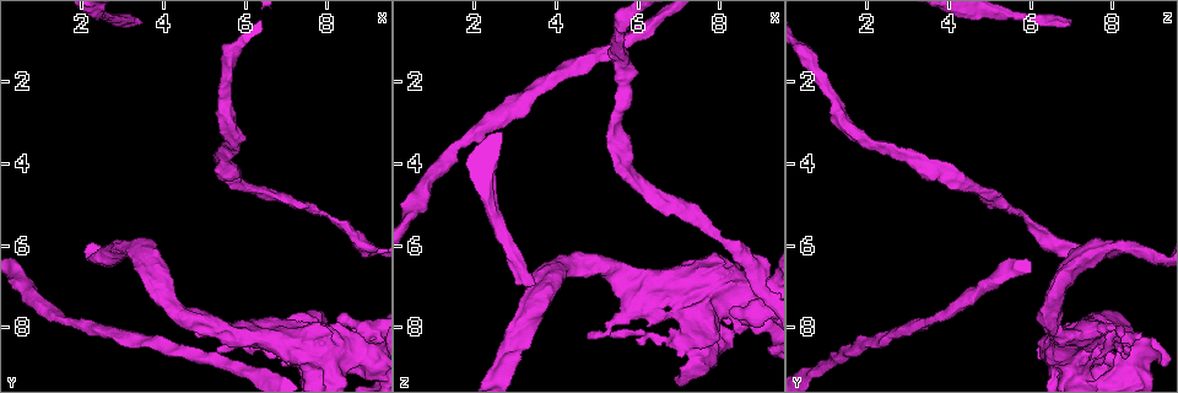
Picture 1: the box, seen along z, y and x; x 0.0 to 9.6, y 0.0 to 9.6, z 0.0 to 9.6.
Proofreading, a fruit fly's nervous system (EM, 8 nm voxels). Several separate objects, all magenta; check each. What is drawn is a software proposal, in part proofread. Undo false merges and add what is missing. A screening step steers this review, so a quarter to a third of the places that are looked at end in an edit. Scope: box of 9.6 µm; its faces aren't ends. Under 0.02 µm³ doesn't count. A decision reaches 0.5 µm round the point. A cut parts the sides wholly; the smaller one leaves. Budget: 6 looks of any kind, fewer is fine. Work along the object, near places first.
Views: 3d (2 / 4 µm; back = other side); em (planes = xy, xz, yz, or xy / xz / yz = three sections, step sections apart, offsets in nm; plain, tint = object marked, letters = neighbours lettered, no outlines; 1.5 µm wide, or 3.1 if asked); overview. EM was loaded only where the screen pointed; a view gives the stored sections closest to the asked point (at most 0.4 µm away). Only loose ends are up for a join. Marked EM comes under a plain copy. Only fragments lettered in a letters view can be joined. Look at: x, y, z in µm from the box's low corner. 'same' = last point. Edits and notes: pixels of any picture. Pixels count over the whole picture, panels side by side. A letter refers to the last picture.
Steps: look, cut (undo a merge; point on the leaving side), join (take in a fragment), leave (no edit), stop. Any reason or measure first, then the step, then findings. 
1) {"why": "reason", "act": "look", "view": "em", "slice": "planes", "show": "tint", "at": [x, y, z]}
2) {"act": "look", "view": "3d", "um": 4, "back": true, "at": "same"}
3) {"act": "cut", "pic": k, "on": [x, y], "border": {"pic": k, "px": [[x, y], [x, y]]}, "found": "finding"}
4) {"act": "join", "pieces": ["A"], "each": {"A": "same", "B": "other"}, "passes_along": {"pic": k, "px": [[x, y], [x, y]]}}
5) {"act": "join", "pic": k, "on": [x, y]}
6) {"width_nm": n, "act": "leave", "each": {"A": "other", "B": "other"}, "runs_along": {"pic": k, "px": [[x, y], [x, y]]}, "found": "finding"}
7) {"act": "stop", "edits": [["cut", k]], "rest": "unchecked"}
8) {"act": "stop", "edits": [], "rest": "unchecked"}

{"why": "thin neck", "act": "look", "view": "3d", "um": 4, "at": [1.70, 7.90, 3.50]}

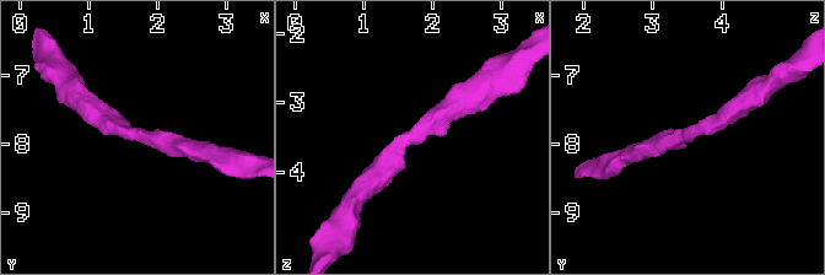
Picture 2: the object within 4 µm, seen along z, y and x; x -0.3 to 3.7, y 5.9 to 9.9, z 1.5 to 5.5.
{"arm_widths_nm": [280, 280], "act": "look", "view": "em", "slice": "planes", "show": "letters", "at": [1.70, 7.90, 3.50]}

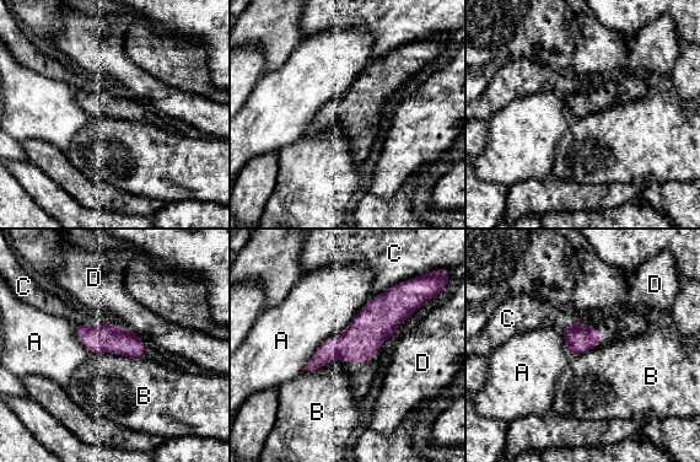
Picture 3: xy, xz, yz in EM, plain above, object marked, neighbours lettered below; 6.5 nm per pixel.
{"act": "leave", "each": {"A": "other", "B": "other", "C": "other", "D": "other"}, "runs_along": {"pic": 3, "px": [[410, 309], [389, 309], [308, 368]]}, "found": "all the same cell"}

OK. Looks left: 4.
{"why": "branch point", "act": "look", "view": "3d", "um": 4, "at": [6.15, 8.10, 7.35]}

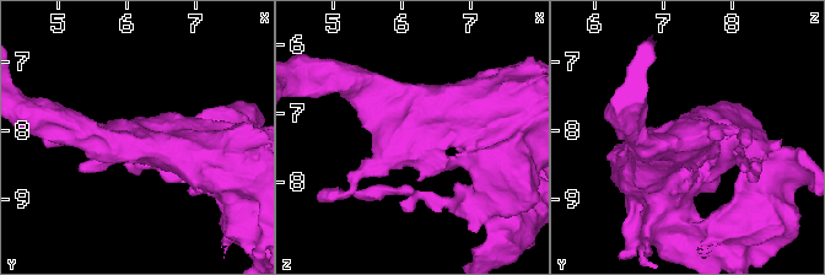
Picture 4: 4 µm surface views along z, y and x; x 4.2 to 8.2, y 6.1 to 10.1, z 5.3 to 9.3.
{"arms": 3, "arm_widths_nm": [220, 400, 750], "act": "look", "view": "em", "slice": "planes", "show": "letters", "at": [6.15, 8.10, 7.40]}

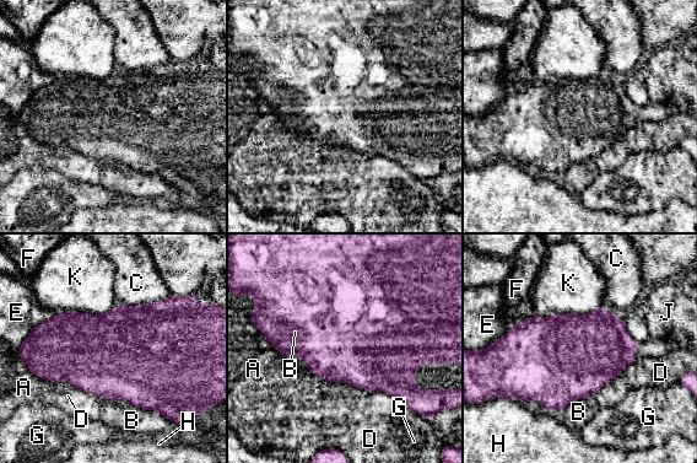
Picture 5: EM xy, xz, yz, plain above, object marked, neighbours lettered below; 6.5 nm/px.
{"act": "leave", "each": {"A": "other", "B": "other", "C": "other", "D": "other", "E": "other", "F": "other", "G": "other", "H": "other", "J": "other", "K": "other"}, "found": "all the same cell"}

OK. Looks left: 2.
{"why": "calibre changes", "act": "look", "view": "em", "slice": "xy", "step": 4, "show": "letters", "at": [8.55, 5.60, 6.20]}

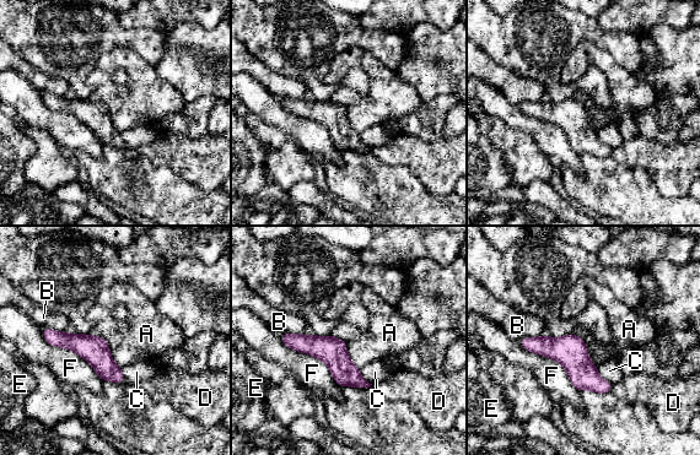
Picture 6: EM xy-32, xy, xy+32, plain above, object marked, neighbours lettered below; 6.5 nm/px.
{"act": "look", "view": "em", "slice": "planes", "show": "letters", "at": "same"}

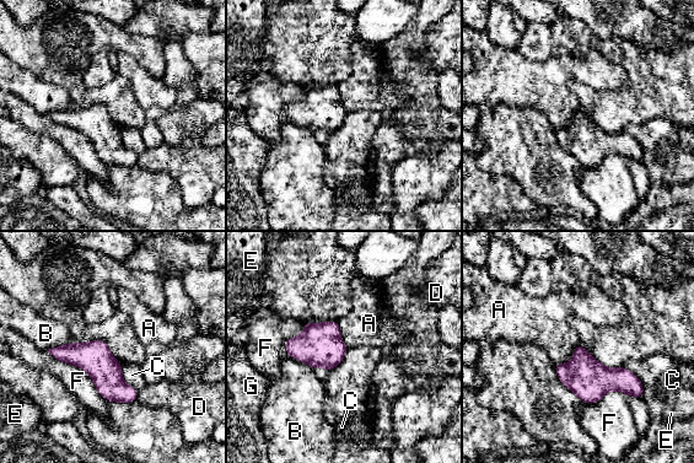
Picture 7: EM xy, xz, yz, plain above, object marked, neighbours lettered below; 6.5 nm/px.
{"act": "leave", "each": {"A": "other", "B": "other", "C": "other", "D": "other", "E": "other", "F": "other", "G": "other"}, "border": {"pic": 7, "px": [[120, 366], [122, 378], [138, 391]]}, "found": "one cell here"}

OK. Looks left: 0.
{"act": "stop", "edits": [], "rest": "unchecked"}

